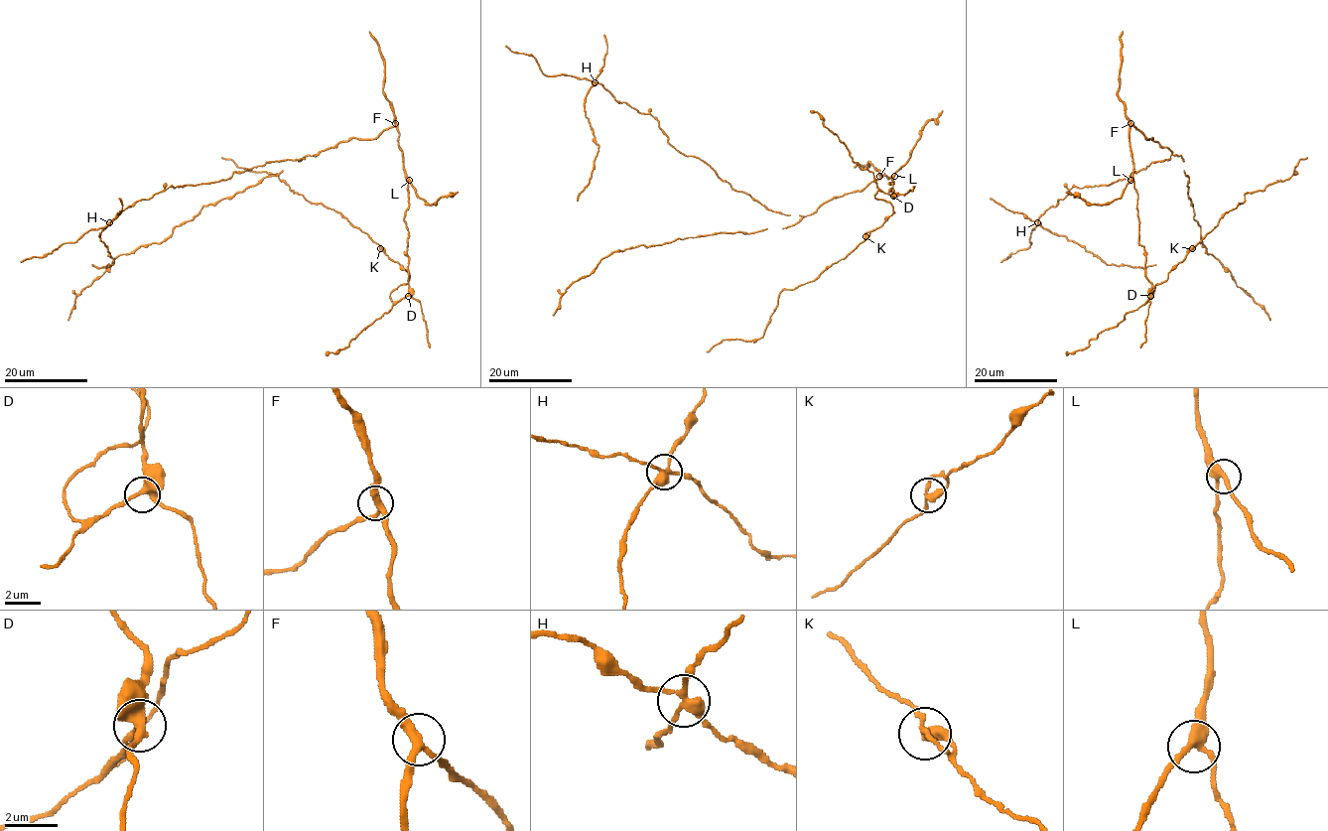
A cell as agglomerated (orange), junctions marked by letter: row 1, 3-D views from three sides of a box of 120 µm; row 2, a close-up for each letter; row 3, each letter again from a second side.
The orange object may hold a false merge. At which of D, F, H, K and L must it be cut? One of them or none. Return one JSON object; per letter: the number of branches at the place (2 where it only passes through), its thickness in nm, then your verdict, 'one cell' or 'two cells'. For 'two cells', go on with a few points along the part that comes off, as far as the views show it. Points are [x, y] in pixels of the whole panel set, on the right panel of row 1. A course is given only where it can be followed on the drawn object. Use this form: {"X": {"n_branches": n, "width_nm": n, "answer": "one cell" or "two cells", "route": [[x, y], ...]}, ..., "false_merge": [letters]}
{"D": {"n_branches": 3, "width_nm": 360, "answer": "one cell"}, "F": {"n_branches": 3, "width_nm": 320, "answer": "one cell"}, "H": {"n_branches": 4, "width_nm": 320, "answer": "two cells", "route": [[1037, 222], [1081, 244], [1107, 264], [1146, 267], [1156, 264]]}, "K": {"n_branches": 3, "width_nm": 280, "answer": "one cell"}, "L": {"n_branches": 3, "width_nm": 320, "answer": "one cell"}, "false_merge": ["H"]}

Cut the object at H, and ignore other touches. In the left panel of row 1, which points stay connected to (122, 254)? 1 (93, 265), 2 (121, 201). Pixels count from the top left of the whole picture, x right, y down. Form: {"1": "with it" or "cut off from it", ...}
{"1": "cut off from it", "2": "cut off from it"}

